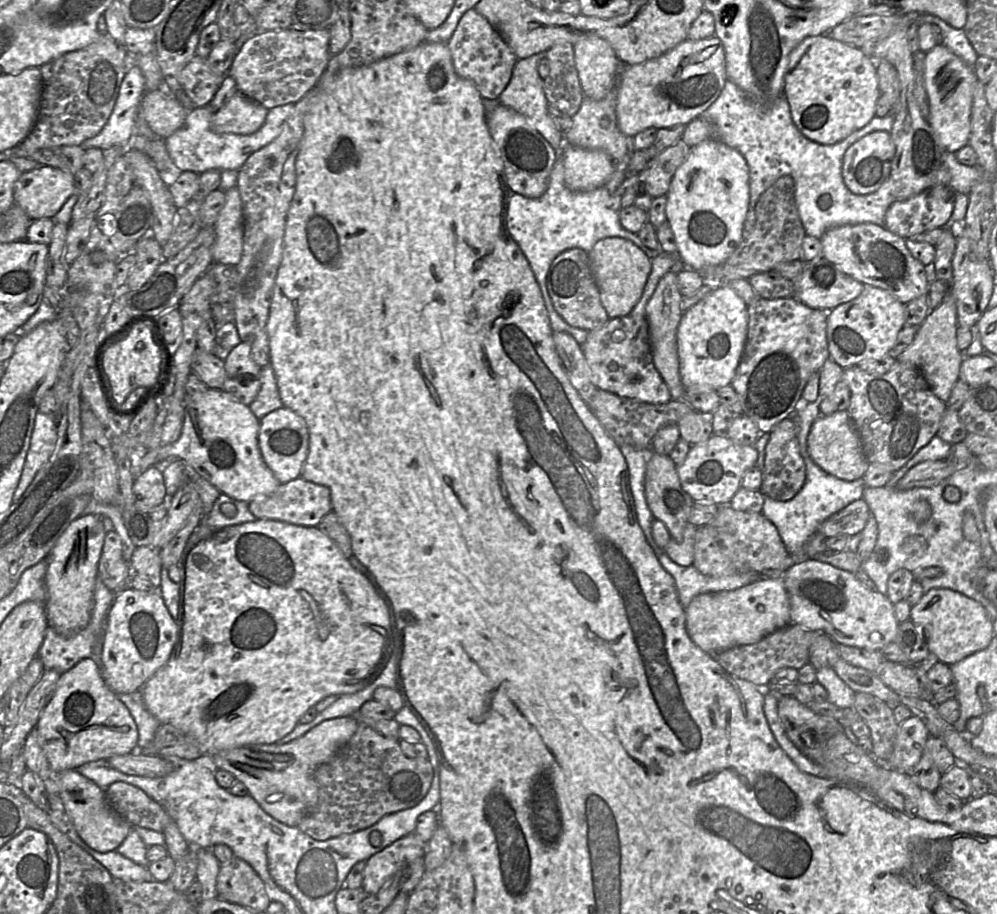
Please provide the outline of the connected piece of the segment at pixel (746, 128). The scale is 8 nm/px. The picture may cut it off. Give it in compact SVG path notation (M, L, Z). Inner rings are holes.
M727 80L717 100L699 117L704 118L712 125L713 134L716 138L739 151L745 158L749 167L750 179L749 209L755 209L761 195L780 177L790 175L795 182L795 201L807 236L821 239L828 229L843 225L873 223L884 226L886 212L895 202L891 177L889 176L874 193L856 195L844 183L842 166L845 152L856 141L874 131L891 132L895 121L894 115L887 115L886 117L874 116L866 126L853 132L844 140L833 145L824 145L806 138L799 131L792 120L789 103L784 95L778 97L771 104L760 103L754 100L750 94L740 89L734 82Z

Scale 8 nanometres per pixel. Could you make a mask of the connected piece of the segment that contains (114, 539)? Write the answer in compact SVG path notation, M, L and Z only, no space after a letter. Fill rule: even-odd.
M114 530L105 534L97 577L114 594L131 587L132 568L122 556L122 541Z

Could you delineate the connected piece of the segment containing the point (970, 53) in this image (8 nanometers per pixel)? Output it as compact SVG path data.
M921 13L915 20L918 25L928 22L937 24L943 33L943 44L953 53L959 56L969 66L974 66L978 54L968 40L964 29L957 29L949 25L943 19L927 13Z

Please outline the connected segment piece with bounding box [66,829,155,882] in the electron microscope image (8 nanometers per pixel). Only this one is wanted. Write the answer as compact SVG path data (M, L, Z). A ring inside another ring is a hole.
M73 829L66 836L104 866L112 878L135 882L155 881L148 867L134 863L132 860L119 854L116 850L106 853L93 850L85 844L77 831Z

